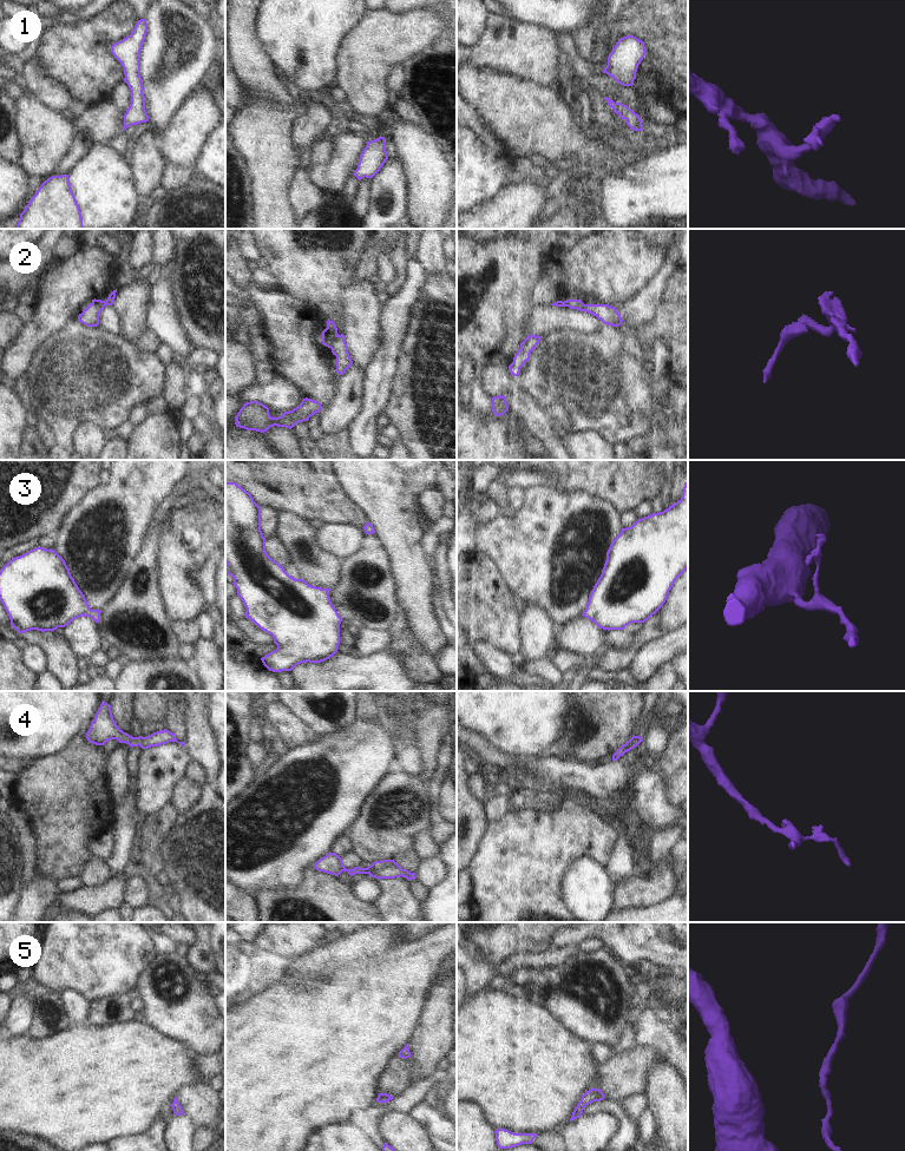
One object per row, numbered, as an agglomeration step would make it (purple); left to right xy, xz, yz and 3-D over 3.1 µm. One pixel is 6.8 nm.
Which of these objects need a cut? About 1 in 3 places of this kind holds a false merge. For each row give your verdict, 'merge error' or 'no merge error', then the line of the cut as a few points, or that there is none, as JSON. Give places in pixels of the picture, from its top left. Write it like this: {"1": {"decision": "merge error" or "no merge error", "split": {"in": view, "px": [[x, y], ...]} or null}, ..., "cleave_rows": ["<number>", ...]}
{"1": {"decision": "no merge error", "split": null}, "2": {"decision": "merge error", "split": {"in": "xz", "px": [[338, 335], [329, 347]]}}, "3": {"decision": "no merge error", "split": null}, "4": {"decision": "no merge error", "split": null}, "5": {"decision": "no merge error", "split": null}, "cleave_rows": ["2"]}

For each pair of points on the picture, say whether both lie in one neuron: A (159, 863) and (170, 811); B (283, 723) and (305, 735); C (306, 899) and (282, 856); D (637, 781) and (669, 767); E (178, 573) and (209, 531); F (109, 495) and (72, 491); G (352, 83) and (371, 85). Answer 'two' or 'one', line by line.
A: one
B: one
C: two
D: two
E: one
F: two
G: one

